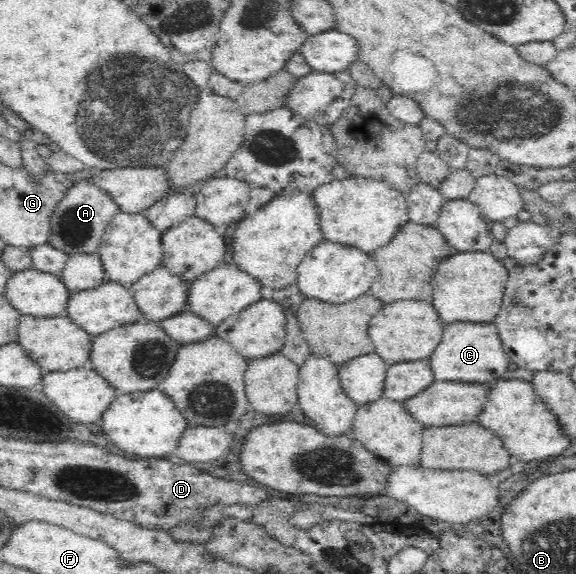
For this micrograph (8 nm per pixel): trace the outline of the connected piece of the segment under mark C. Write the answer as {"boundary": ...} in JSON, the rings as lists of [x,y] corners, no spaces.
{"boundary":[[[464,321],[451,323],[445,327],[443,343],[437,346],[437,349],[431,353],[429,364],[433,368],[435,379],[443,381],[464,381],[464,382],[490,382],[499,380],[501,375],[512,367],[510,357],[503,349],[503,344],[494,322],[472,322]]]}

